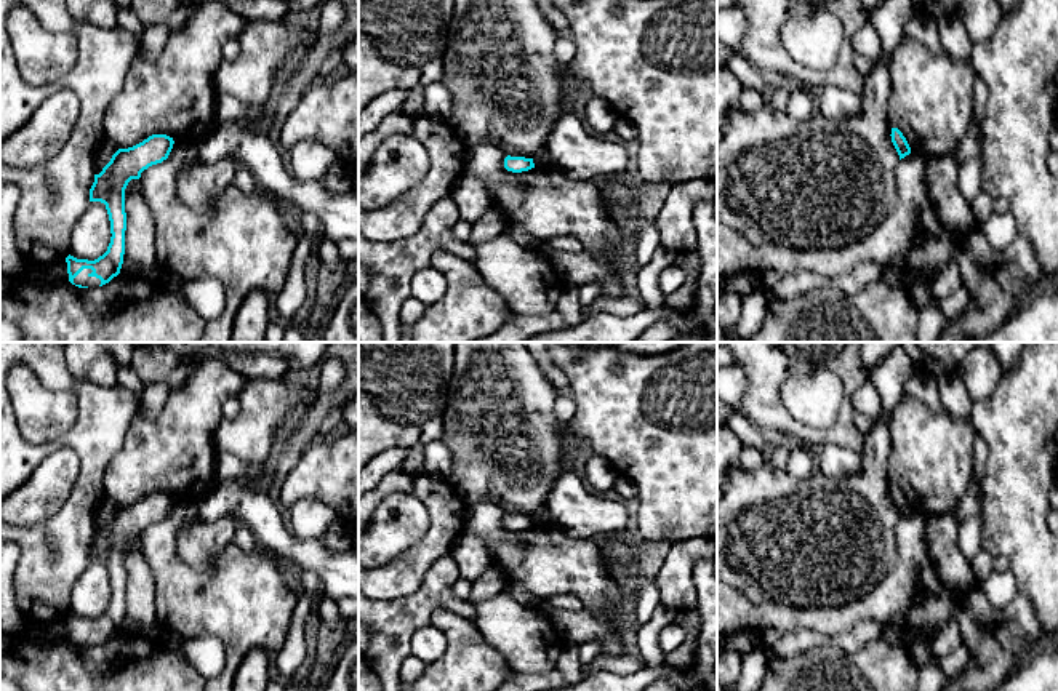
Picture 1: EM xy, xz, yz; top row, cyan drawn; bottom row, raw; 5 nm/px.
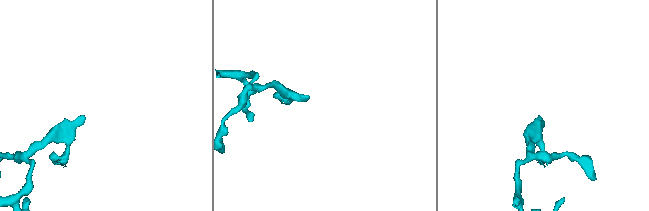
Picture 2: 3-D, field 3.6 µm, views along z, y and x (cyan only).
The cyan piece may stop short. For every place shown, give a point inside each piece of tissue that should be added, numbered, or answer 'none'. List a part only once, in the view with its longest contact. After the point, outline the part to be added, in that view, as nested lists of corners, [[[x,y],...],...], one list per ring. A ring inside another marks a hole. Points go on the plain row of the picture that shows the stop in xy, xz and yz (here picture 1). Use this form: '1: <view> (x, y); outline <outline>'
1: xy (82, 637); outline [[[83,627],[75,637],[74,641],[75,643],[82,643],[82,645],[88,645],[88,646],[94,646],[101,643],[101,638],[96,635],[91,635],[93,629],[91,627]]]

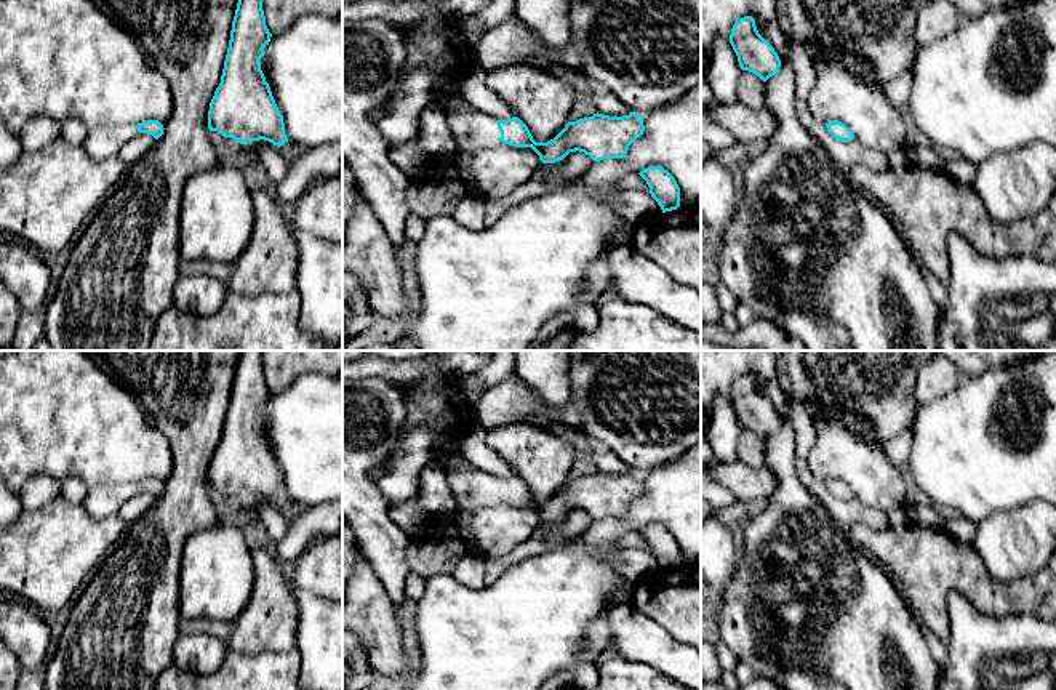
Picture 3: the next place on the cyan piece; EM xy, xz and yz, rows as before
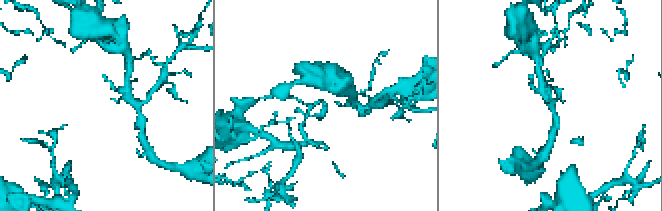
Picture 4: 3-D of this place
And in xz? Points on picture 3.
1: xz (472, 489); outline [[[453,467],[446,482],[456,498],[456,517],[464,519],[475,507],[501,503],[498,479],[472,467]]]

